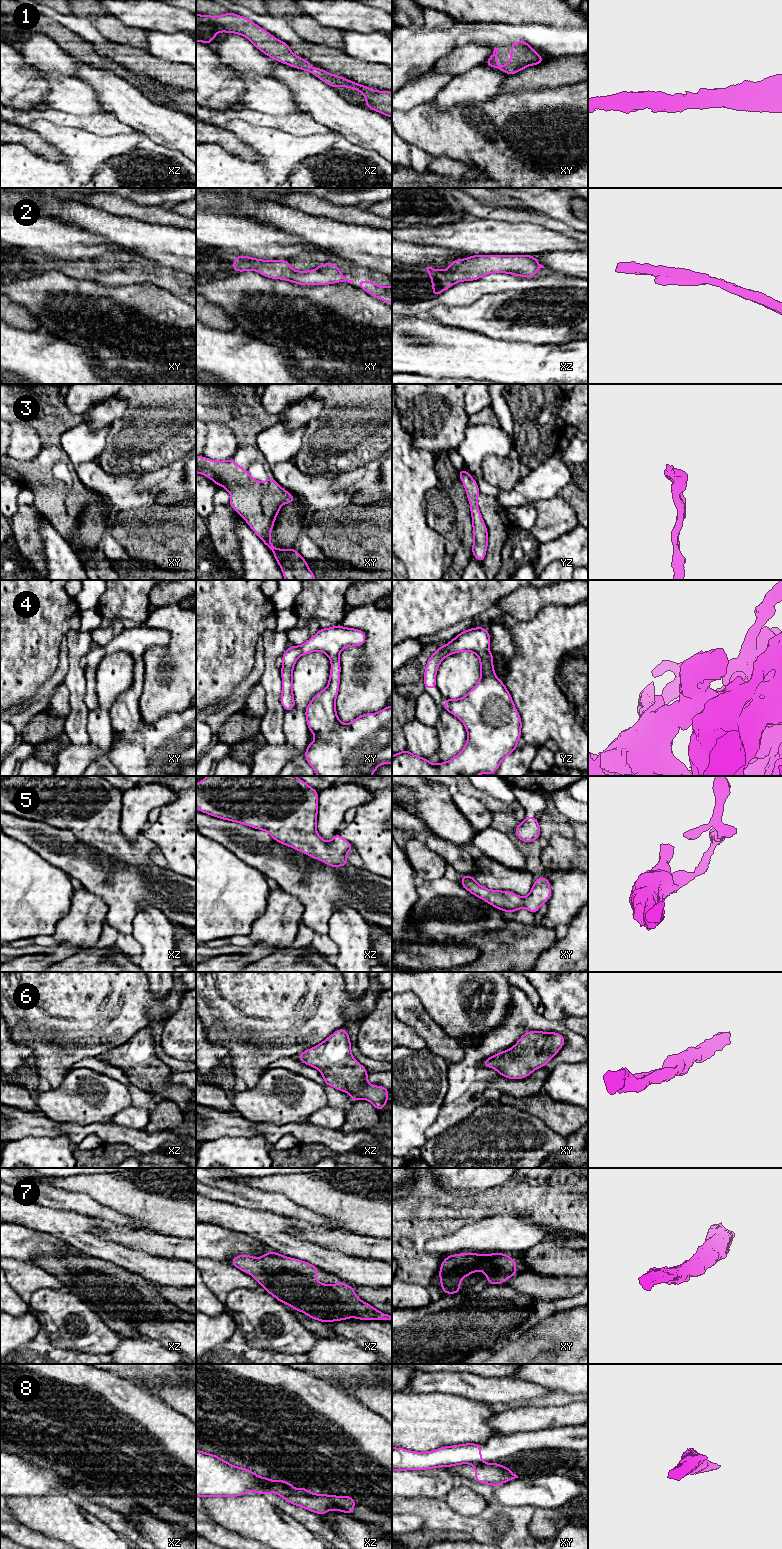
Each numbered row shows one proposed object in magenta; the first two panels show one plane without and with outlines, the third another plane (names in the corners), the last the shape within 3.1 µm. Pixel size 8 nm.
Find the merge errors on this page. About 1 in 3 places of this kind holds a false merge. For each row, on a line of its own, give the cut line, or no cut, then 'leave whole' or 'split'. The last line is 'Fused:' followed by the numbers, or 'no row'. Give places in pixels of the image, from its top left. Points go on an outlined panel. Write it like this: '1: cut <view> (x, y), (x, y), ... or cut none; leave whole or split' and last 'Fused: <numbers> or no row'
1: cut none; leave whole
2: cut none; leave whole
3: cut none; leave whole
4: cut none; leave whole
5: cut none; leave whole
6: cut none; leave whole
7: cut none; leave whole
8: cut xz (278, 1480), (280, 1485), (276, 1489); split
Fused: 8

